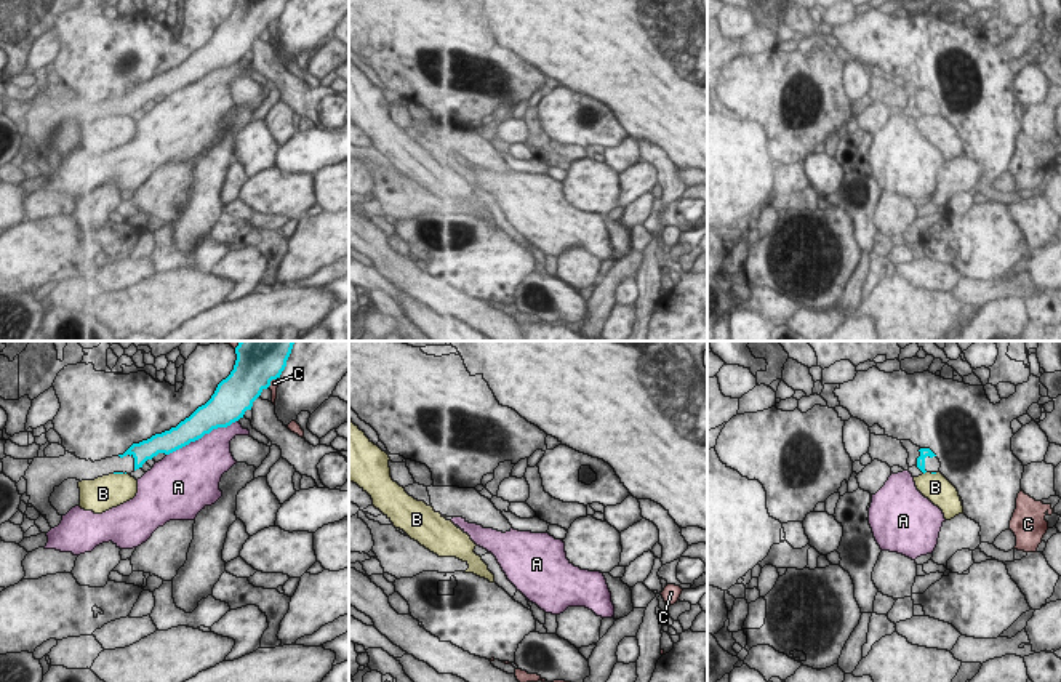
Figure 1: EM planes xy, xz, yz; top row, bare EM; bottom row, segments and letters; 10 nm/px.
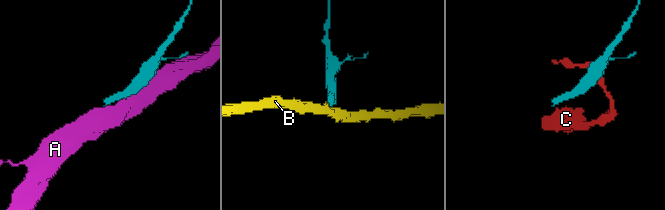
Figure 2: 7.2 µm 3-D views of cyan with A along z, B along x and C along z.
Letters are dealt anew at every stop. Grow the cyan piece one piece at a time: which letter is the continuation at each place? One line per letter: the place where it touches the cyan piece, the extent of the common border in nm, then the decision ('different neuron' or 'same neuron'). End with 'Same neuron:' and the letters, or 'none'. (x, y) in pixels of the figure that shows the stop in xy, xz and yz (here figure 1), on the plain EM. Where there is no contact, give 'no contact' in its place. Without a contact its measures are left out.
A: xy (202, 77) | 800 nm | different neuron
B: xy (119, 114) | 100 nm | different neuron
C: xy (271, 21) | 150 nm | different neuron
Same neuron: none

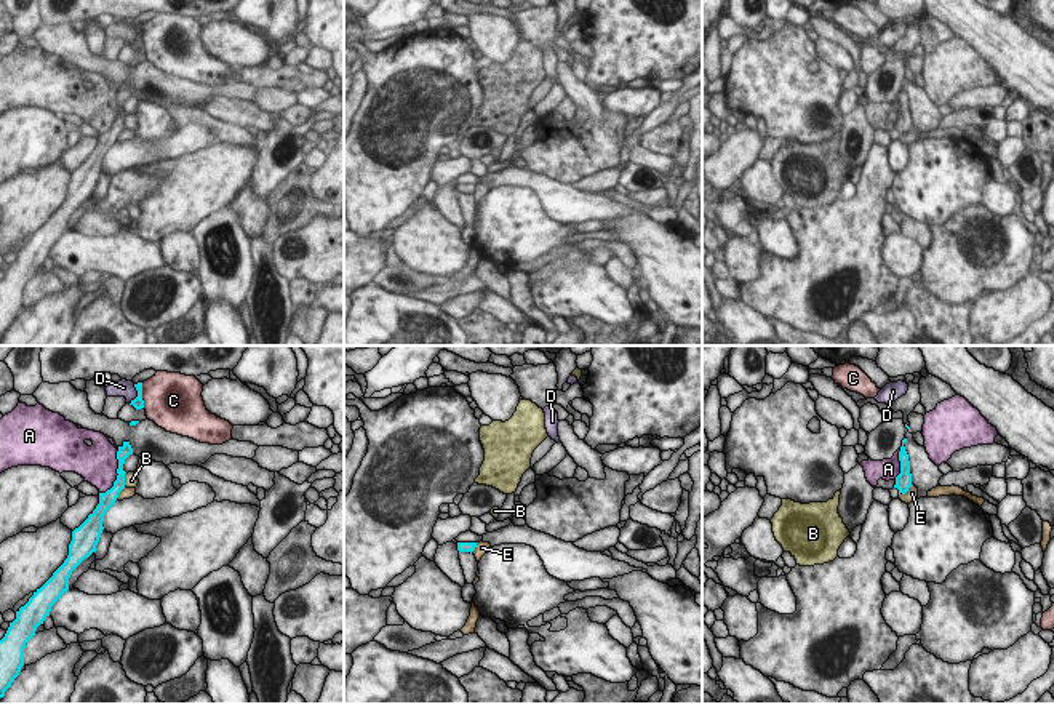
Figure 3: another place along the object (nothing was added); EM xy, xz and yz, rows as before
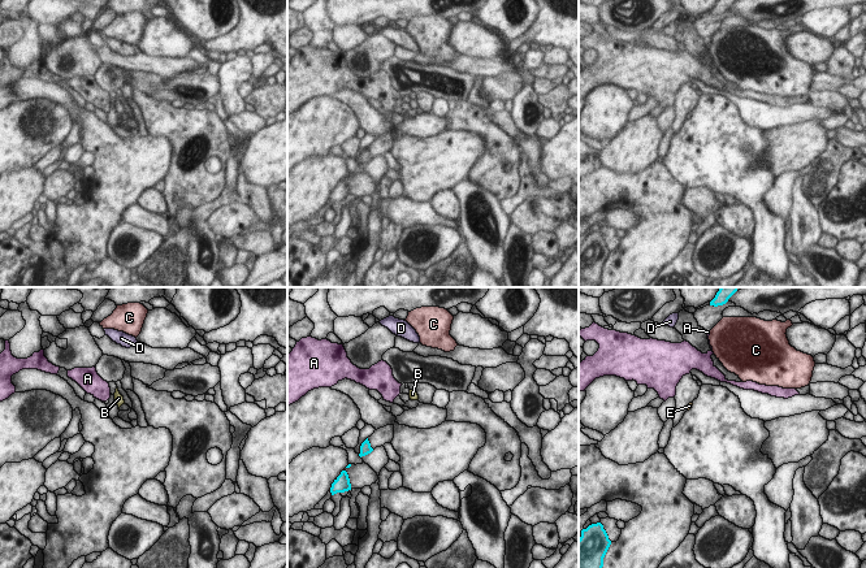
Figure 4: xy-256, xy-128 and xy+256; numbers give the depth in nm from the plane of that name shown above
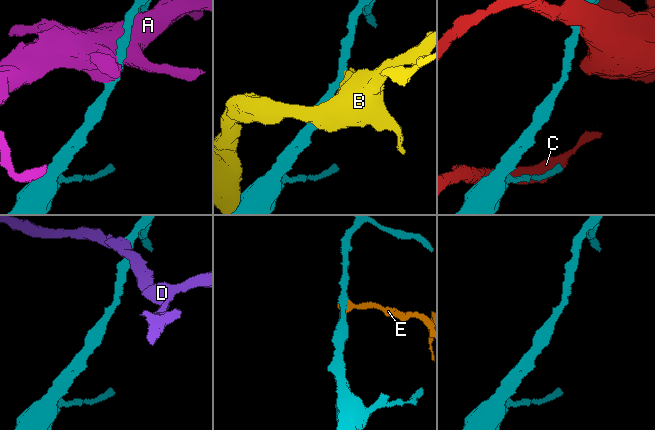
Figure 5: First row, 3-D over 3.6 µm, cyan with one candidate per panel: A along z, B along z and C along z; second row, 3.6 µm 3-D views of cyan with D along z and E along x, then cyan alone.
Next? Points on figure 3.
A: xy (117, 114) | 480 nm | different neuron
B: xy (123, 120) | 140 nm | different neuron
C: xy (141, 37) | 260 nm | different neuron
D: xy (138, 36) | 220 nm | different neuron
E: yz (906, 133) | 190 nm | different neuron
Same neuron: none

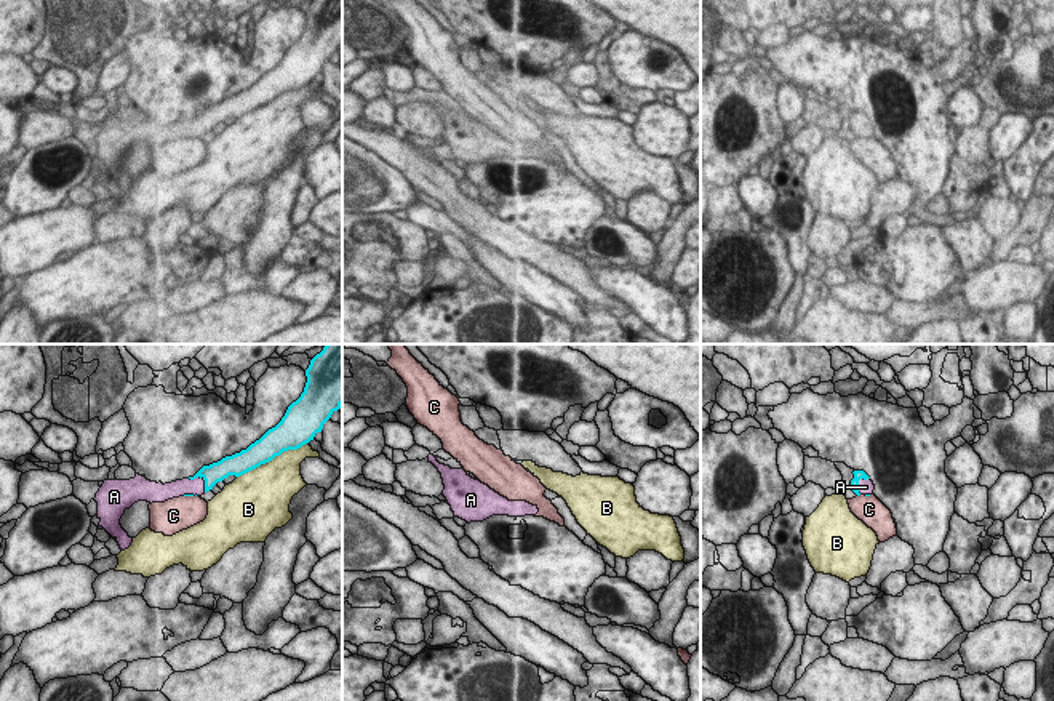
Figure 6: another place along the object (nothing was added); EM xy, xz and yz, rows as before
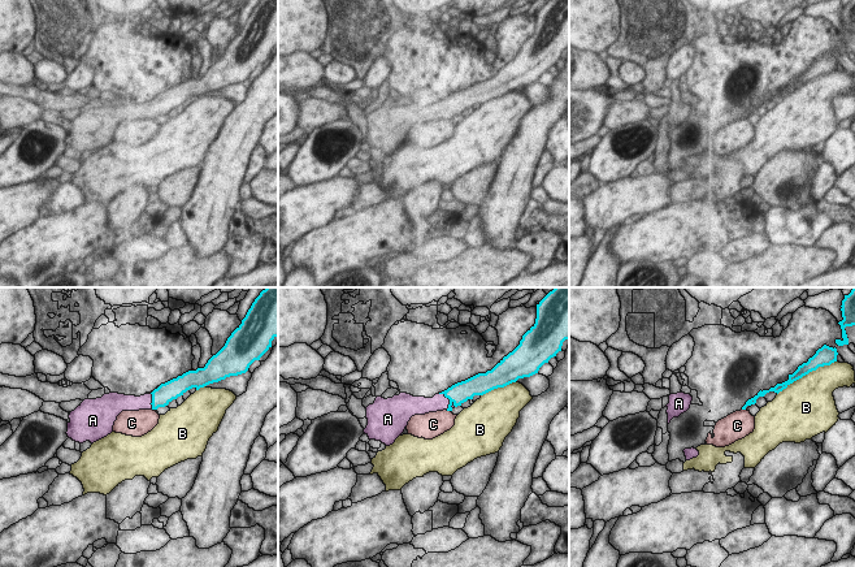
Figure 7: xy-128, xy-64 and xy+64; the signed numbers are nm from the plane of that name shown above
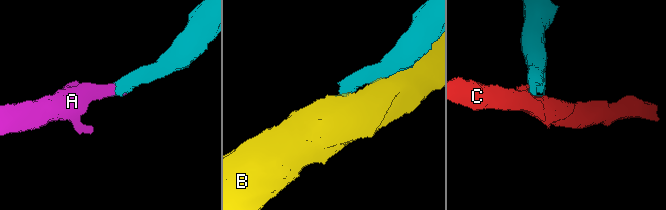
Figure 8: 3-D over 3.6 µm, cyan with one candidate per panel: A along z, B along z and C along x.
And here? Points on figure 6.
A: xy (203, 120) | 240 nm | same neuron
B: xy (272, 100) | 800 nm | different neuron
C: xy (189, 136) | 100 nm | different neuron
Same neuron: A

